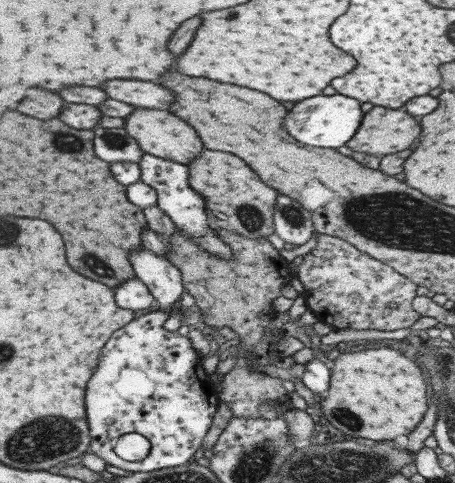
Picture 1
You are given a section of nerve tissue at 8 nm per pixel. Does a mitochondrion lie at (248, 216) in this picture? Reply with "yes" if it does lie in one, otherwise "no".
yes

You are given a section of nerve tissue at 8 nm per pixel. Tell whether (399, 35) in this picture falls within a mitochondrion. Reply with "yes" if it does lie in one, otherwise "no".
no

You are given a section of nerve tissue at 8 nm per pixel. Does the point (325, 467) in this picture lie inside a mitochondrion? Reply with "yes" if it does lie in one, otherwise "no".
yes

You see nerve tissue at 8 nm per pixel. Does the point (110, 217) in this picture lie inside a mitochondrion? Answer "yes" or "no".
no

